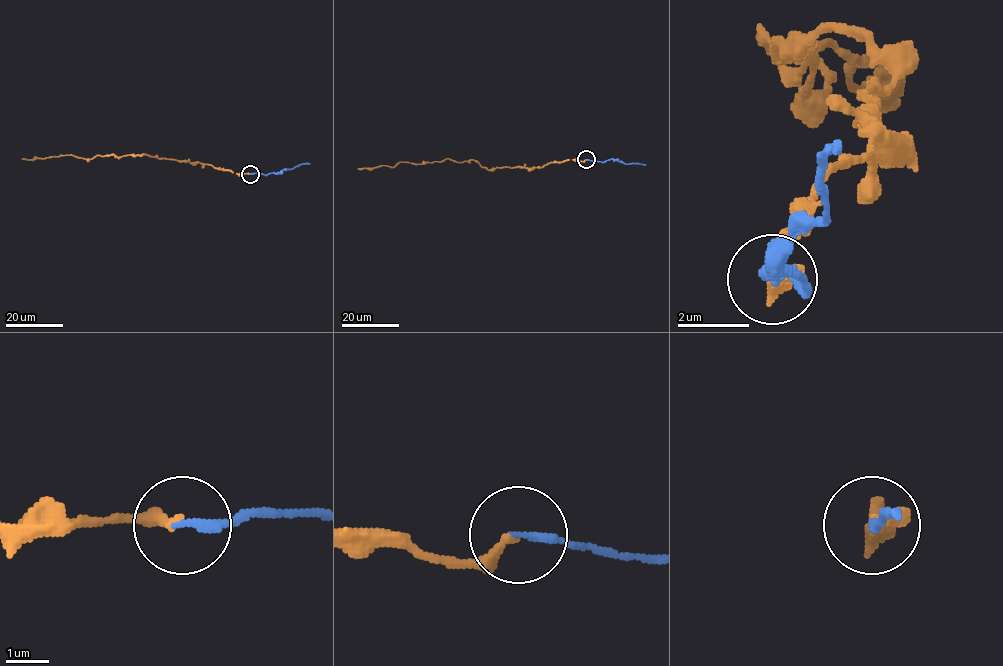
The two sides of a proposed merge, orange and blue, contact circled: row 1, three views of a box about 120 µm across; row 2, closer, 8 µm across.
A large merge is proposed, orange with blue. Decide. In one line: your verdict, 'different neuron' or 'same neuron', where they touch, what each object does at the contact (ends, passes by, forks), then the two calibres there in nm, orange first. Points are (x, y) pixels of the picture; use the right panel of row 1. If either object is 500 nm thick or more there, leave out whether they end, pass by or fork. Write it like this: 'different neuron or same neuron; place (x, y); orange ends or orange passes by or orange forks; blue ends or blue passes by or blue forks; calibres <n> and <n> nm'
same neuron; place (772, 279); orange ends; blue ends; calibres 260 and 190 nm

